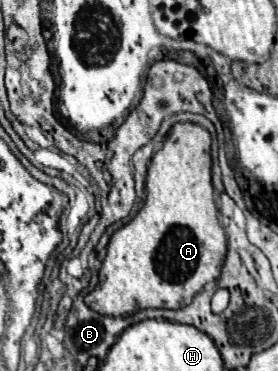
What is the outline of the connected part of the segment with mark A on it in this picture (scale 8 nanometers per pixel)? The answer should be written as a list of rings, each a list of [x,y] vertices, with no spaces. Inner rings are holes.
[[[176,124],[164,148],[154,154],[146,176],[146,202],[142,210],[110,236],[108,254],[100,268],[100,282],[84,302],[98,314],[104,316],[128,316],[138,308],[184,308],[204,288],[204,284],[218,280],[224,256],[226,256],[226,234],[218,222],[218,208],[214,202],[212,186],[212,156],[210,156],[210,132],[198,124]]]

